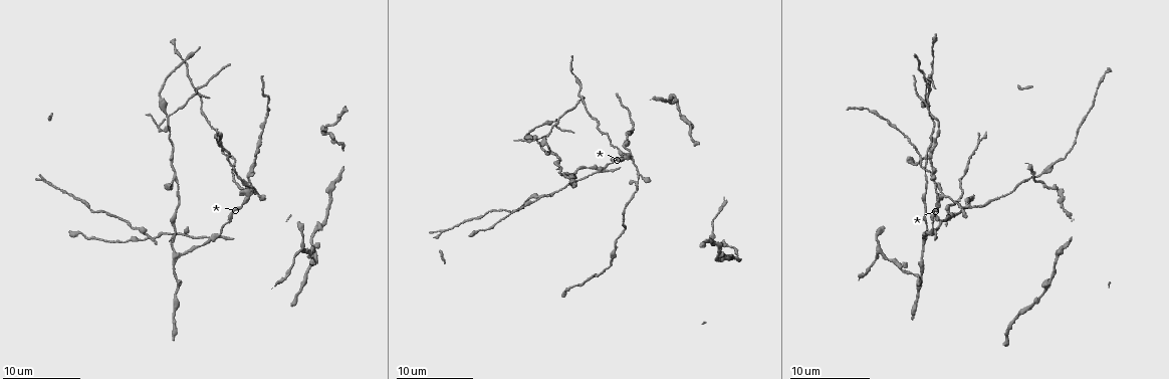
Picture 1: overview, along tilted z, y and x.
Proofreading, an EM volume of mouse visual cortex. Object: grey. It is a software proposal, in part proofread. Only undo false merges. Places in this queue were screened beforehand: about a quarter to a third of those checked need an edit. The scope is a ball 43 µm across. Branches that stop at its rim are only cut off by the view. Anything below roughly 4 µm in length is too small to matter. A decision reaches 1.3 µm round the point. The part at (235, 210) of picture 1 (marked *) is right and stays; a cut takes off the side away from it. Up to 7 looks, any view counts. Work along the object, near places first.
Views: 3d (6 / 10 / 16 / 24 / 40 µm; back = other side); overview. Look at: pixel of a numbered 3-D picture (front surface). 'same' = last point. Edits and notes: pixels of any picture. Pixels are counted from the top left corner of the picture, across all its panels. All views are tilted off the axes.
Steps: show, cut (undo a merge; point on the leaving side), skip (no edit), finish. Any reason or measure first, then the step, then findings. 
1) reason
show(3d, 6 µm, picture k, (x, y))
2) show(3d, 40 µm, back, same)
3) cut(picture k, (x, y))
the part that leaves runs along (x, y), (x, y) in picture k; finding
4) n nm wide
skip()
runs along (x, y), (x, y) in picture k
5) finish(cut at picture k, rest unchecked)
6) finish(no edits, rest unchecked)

show(3d, 6 µm, picture 1, (251, 193))

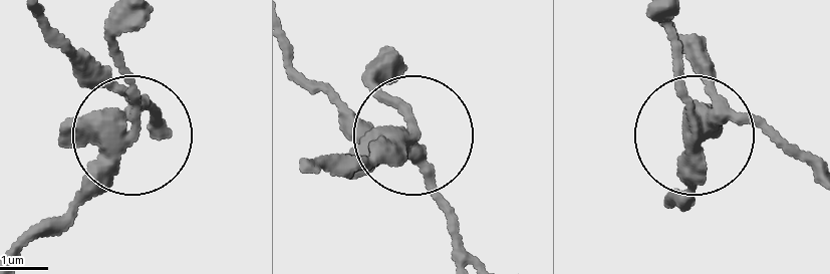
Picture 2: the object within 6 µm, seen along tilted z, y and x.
show(3d, 6 µm, back, picture 2, (128, 134))

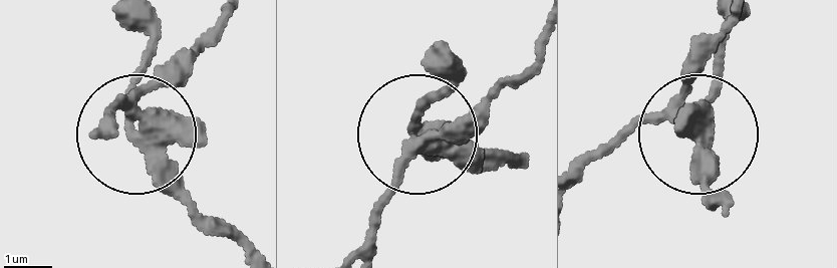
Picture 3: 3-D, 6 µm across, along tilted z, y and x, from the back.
cut(picture 3, (178, 68))
the part that leaves runs along (428, 143), (368, 246) in picture 3; a second neuron is stuck on

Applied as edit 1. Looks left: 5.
show(overview)

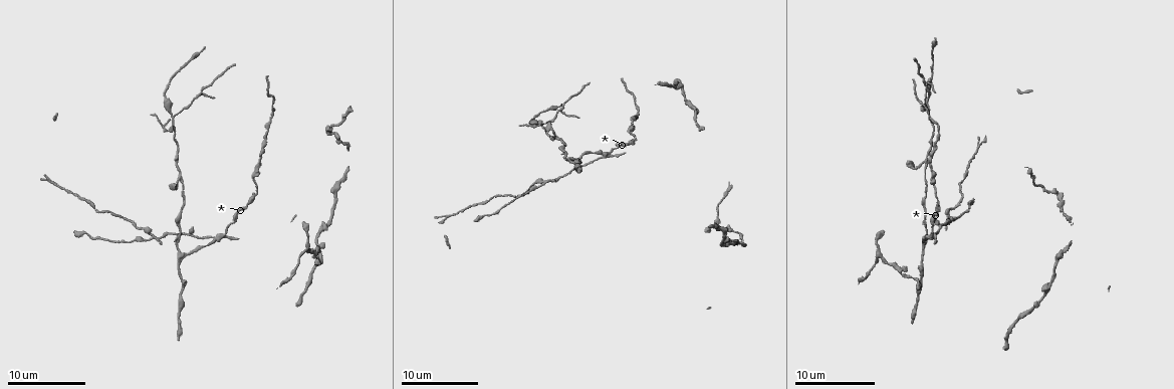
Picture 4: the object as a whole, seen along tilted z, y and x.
thin arm on a thick one
show(3d, 10 µm, picture 4, (603, 156))

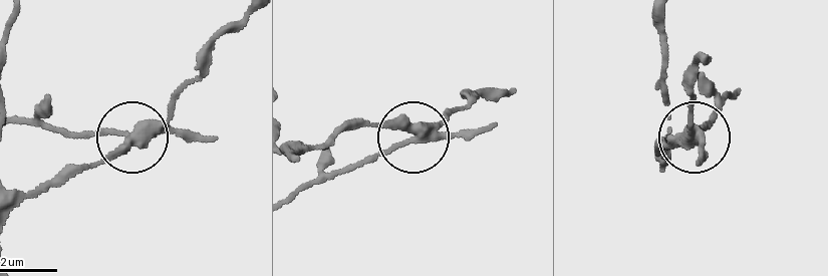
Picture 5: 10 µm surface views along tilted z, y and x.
3 arms
cut(picture 5, (106, 131))
the part that leaves runs along (148, 132), (83, 136), (14, 124) in picture 5; a second neuron is stuck on

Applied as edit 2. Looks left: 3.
side arm on a straight run
show(3d, 16 µm, picture 4, (180, 251))

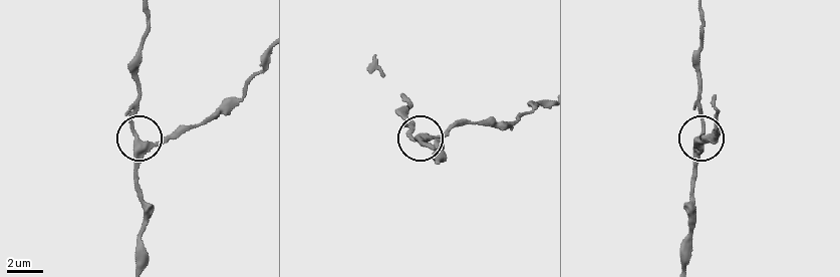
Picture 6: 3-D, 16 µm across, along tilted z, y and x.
show(3d, 16 µm, back, picture 6, (135, 137))

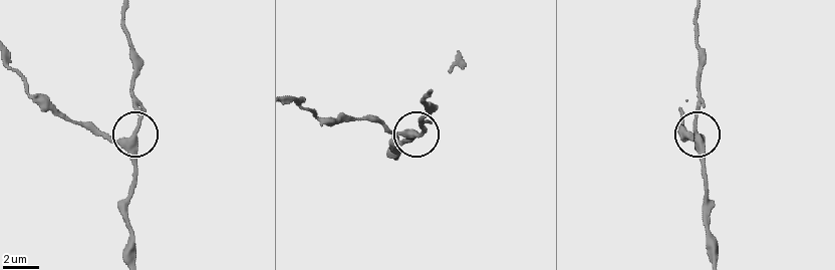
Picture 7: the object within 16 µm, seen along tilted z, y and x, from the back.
skip()
runs along (11, 67), (68, 116), (109, 136), (134, 137), (135, 185) in picture 7; all the same neuron

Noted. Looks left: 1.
finish(cut at picture 3, cut at picture 5, rest unchecked)

